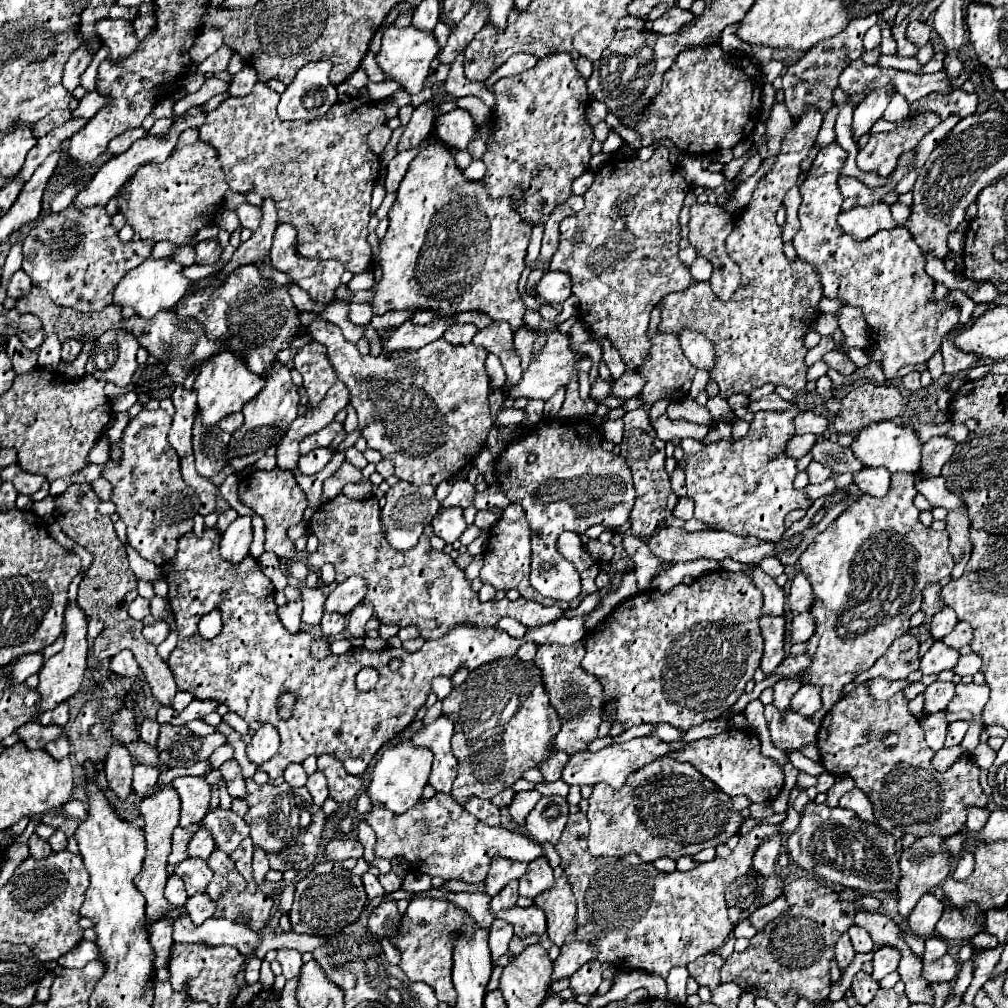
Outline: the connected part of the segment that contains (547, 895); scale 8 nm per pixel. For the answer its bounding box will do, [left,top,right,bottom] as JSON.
[534,875,576,947]

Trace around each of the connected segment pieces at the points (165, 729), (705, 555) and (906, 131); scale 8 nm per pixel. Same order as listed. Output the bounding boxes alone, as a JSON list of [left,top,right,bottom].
[[156,723,226,767],[646,527,778,565],[858,111,940,177]]

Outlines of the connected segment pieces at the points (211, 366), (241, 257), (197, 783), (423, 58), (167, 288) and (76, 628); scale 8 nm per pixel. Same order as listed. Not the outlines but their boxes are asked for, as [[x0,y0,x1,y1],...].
[[194,351,266,427],[216,199,294,285],[172,777,210,827],[376,25,440,93],[112,259,190,319],[36,605,88,717]]

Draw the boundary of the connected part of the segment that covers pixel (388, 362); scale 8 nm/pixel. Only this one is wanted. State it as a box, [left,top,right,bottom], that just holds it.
[310,319,494,487]

